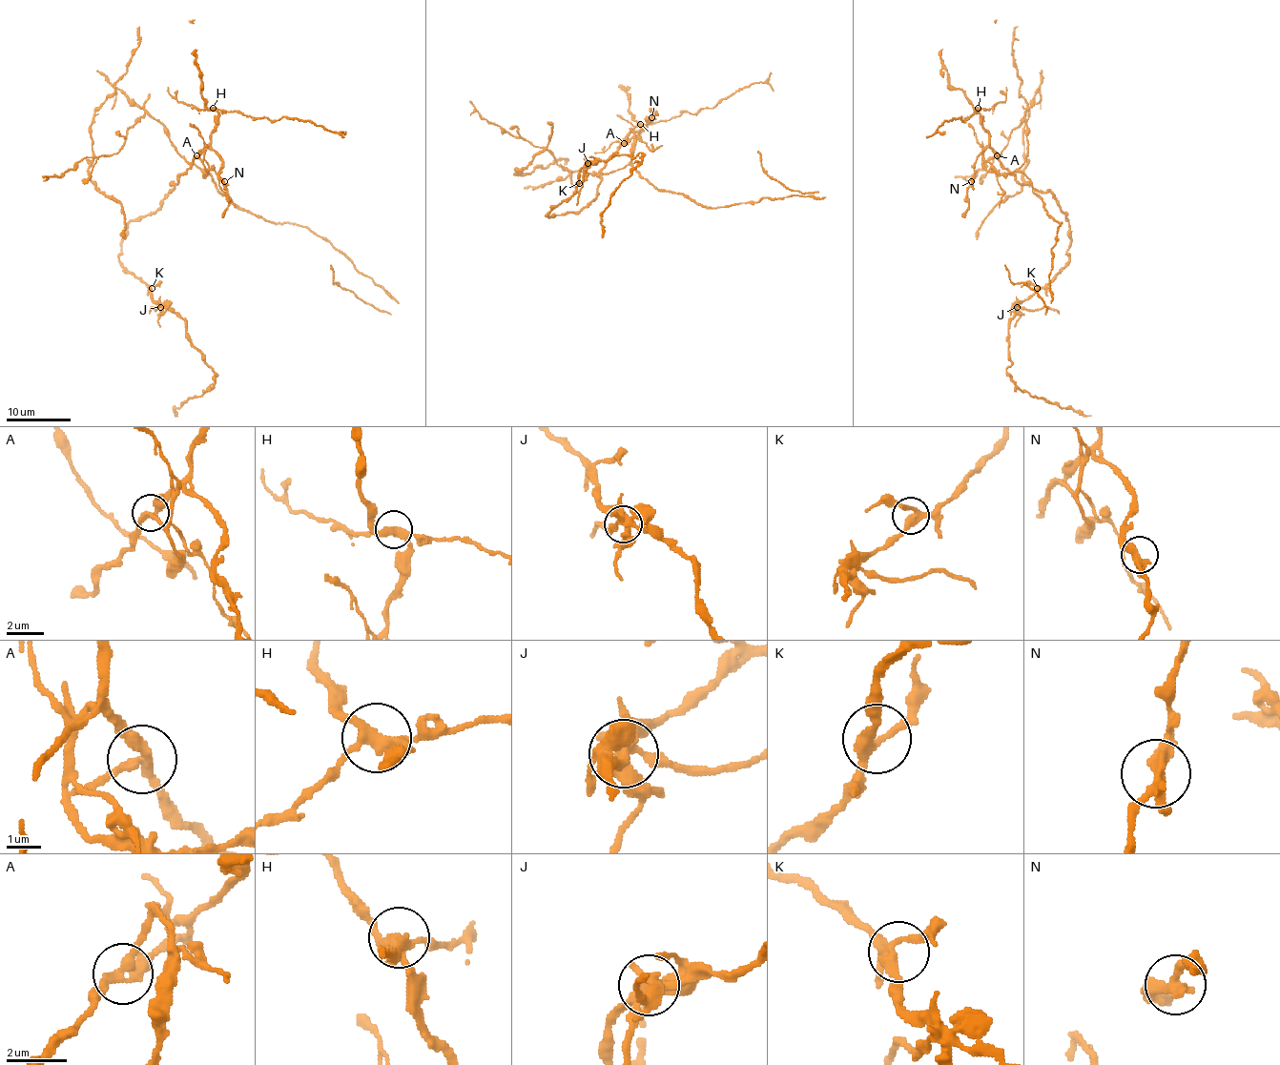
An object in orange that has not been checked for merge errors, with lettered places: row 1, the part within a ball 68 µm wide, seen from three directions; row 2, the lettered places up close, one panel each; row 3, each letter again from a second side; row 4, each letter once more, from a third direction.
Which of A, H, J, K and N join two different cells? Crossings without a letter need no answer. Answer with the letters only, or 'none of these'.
A, H, J

